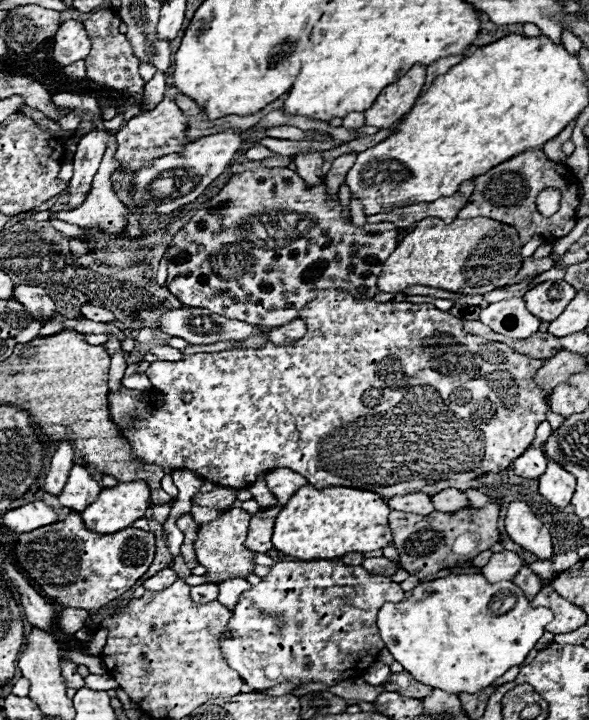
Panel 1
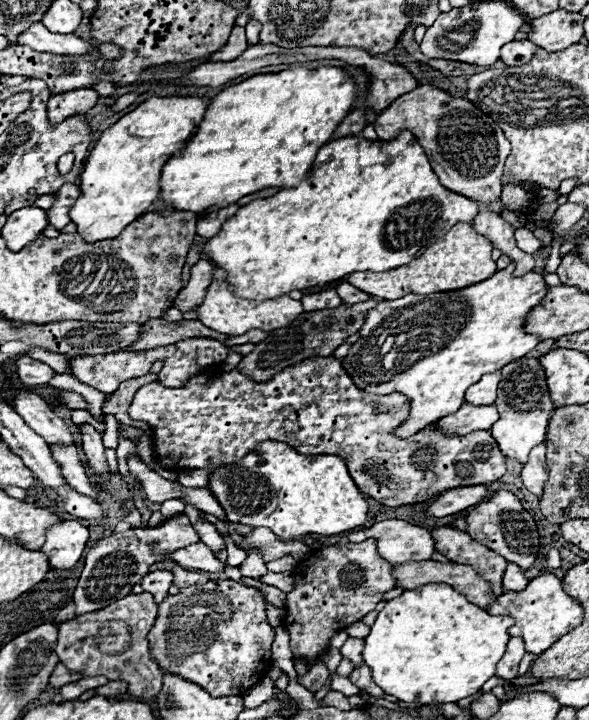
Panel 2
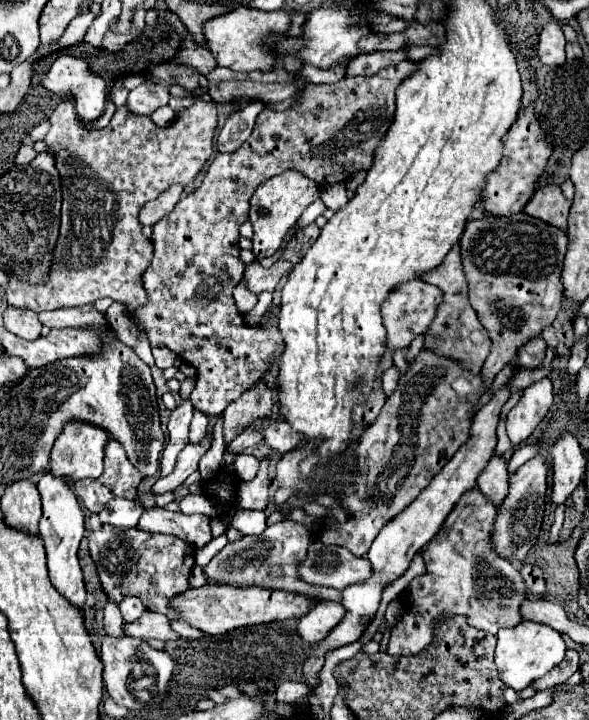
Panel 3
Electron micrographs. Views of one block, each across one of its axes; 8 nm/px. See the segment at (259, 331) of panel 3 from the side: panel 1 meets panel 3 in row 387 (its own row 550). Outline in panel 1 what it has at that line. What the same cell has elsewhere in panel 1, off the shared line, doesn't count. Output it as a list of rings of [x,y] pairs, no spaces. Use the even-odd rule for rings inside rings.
[[[232,508],[226,514],[222,514],[218,520],[212,520],[208,524],[200,524],[200,530],[198,530],[198,536],[194,542],[194,550],[196,550],[198,562],[206,568],[204,576],[208,578],[208,582],[220,584],[222,580],[230,580],[234,576],[248,578],[250,574],[254,574],[254,566],[256,566],[252,562],[254,552],[244,548],[248,524],[250,524],[250,514],[240,508]]]

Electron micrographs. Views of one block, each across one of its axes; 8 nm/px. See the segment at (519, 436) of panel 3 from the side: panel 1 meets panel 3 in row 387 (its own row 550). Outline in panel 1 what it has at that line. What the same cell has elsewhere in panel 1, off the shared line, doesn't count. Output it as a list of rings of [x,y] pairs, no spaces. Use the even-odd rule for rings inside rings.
[[[510,502],[504,524],[512,542],[534,552],[540,560],[552,556],[552,536],[526,502]]]

